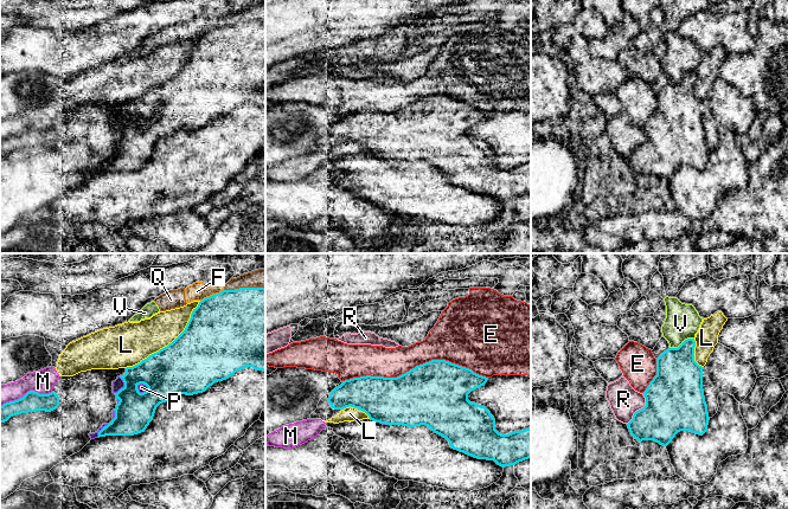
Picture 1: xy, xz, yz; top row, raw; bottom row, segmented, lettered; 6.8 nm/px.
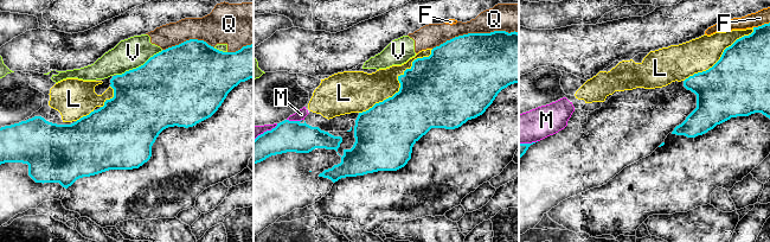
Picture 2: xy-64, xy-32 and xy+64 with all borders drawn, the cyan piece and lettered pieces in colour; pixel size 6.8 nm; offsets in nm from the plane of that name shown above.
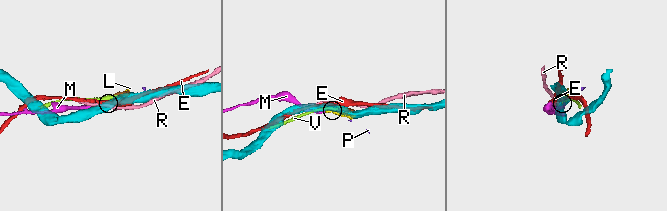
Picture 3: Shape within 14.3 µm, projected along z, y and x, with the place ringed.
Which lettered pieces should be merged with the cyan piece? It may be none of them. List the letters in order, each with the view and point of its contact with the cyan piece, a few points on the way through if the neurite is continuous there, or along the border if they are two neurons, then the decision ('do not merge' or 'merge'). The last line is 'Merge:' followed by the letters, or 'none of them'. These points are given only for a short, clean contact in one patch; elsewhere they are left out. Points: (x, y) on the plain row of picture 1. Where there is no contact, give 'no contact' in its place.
E: xz (416, 101) | do not merge
F: xy (212, 30) | do not merge
L: xy (170, 78) | do not merge
M: xy (26, 128) | do not merge
P: xy (125, 121) | along xy (120, 111), (123, 121), (114, 128) | do not merge
Q: xy (244, 23) | do not merge
R: yz (641, 143) | do not merge
V: yz (683, 77) | do not merge
Merge: none of them

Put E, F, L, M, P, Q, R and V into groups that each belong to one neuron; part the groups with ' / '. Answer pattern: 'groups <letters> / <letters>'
groups E / F Q V / L M / P / R

